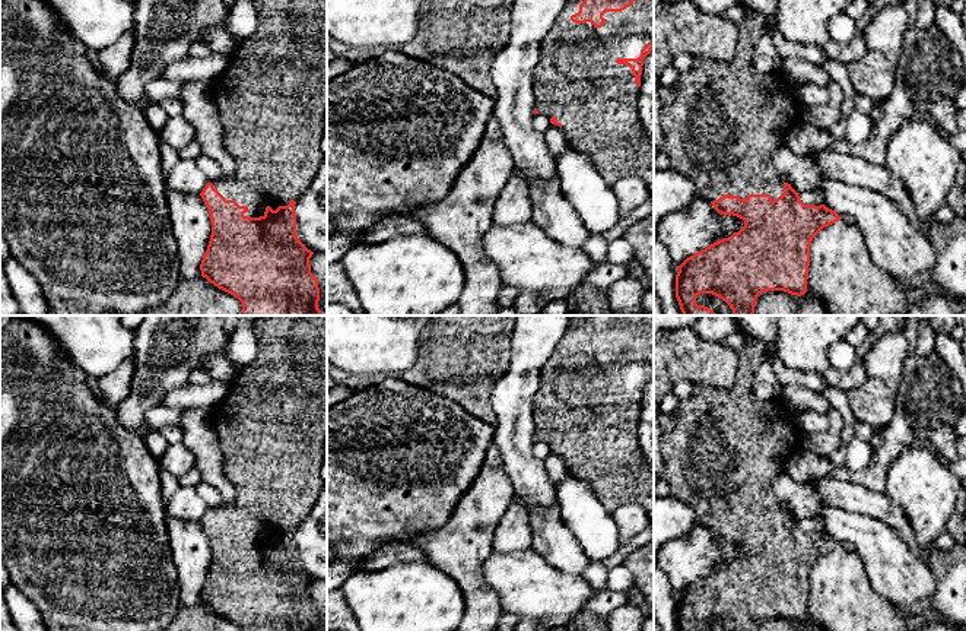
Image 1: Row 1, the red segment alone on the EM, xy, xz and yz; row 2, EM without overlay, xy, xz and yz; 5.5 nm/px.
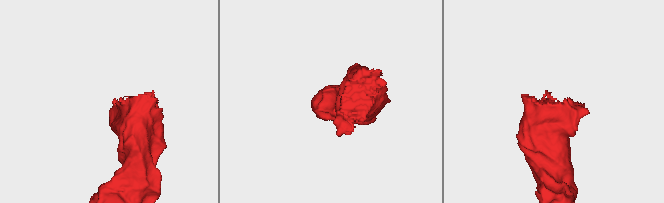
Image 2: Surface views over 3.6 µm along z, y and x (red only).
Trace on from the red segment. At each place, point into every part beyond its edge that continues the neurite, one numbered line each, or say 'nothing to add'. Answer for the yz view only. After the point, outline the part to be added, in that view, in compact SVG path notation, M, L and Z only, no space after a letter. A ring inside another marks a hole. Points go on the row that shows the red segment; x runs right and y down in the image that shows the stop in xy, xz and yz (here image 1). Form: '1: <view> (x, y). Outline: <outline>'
1: yz (723, 121). Outline: M750 10L738 23L738 41L731 60L693 57L693 67L679 73L674 86L660 88L661 107L661 150L670 161L670 168L695 181L696 194L706 202L722 196L769 194L772 200L784 194L784 183L773 165L773 153L785 143L787 131L800 120L797 102L789 91L789 79L784 72L757 72L754 47L768 28L768 18Z

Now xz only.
1: xz (577, 81). Outline: M568 0L553 28L543 38L537 67L533 73L534 110L562 124L568 148L590 158L603 180L613 186L622 178L639 178L654 194L654 143L642 136L638 115L638 95L641 86L635 83L633 72L617 58L638 58L641 50L654 42L654 0L635 0L622 12L606 12L606 22L595 28L591 22L575 23L571 16L579 12L584 0Z

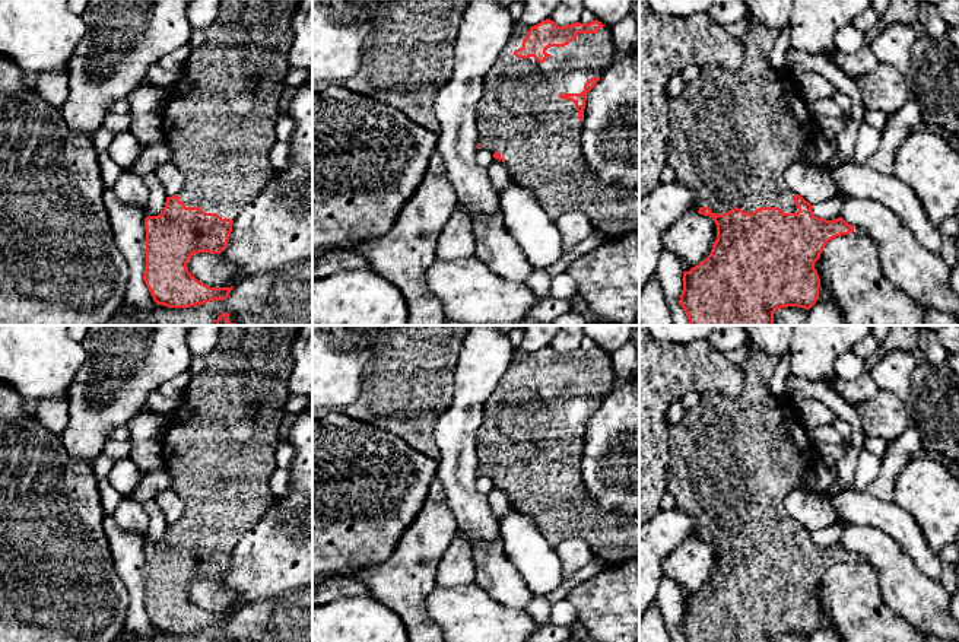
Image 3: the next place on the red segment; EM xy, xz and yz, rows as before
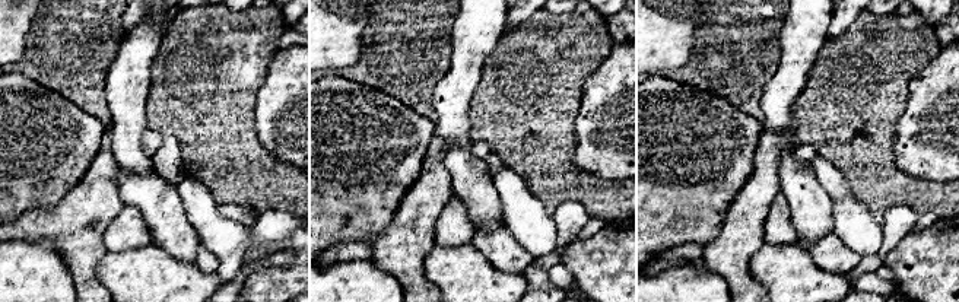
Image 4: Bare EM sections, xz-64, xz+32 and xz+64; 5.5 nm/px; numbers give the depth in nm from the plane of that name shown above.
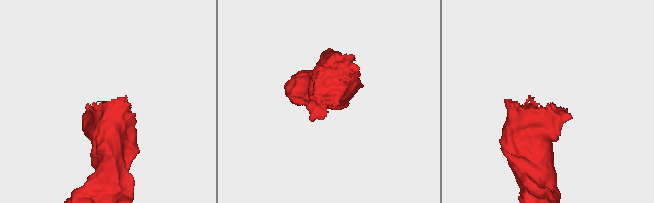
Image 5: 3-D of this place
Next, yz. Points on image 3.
1: yz (734, 132). Outline: M746 18L749 31L742 36L743 60L739 67L705 66L693 82L685 83L679 96L669 98L670 121L667 165L676 172L676 184L690 190L699 207L712 213L727 213L734 207L752 213L759 207L779 207L782 213L797 213L796 193L787 185L785 171L794 163L804 163L801 152L817 133L817 123L810 115L807 102L798 92L793 73L775 73L769 66L769 54L779 31Z

